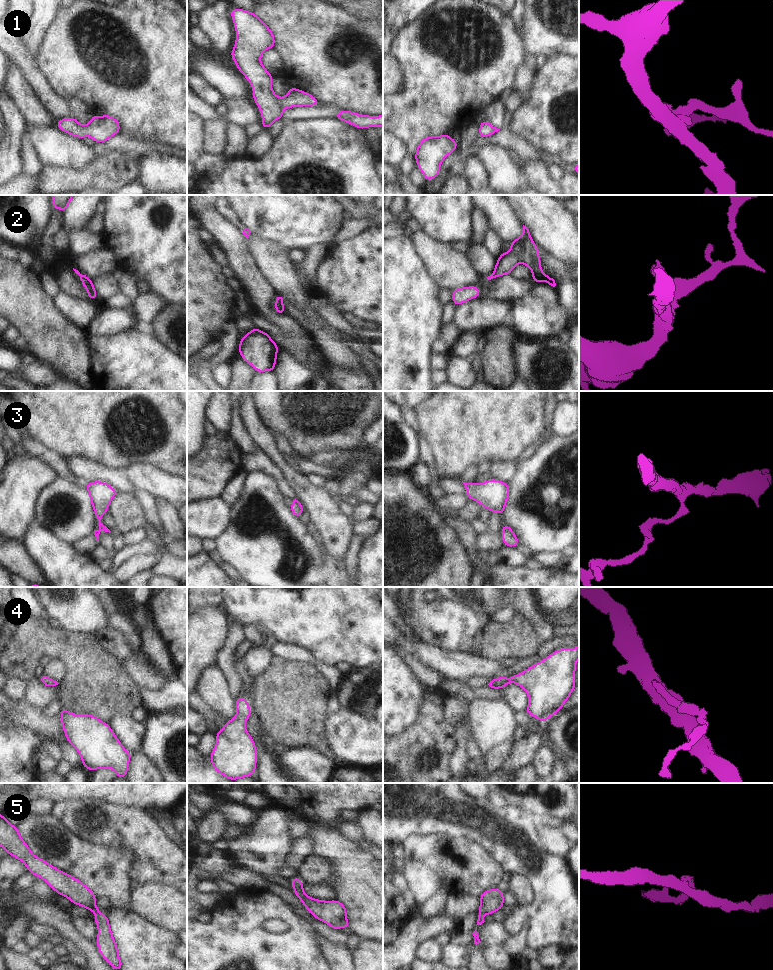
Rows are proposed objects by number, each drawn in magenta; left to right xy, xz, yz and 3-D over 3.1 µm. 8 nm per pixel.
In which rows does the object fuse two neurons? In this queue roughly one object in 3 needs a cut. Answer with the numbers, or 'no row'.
no row

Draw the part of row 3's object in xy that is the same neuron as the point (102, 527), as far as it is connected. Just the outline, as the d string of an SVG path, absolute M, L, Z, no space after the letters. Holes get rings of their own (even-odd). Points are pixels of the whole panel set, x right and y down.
M93 481L86 483L86 489L94 510L99 530L94 530L94 535L99 541L101 531L109 532L110 530L101 522L101 518L105 513L108 513L108 508L112 499L118 492L108 483L103 481Z

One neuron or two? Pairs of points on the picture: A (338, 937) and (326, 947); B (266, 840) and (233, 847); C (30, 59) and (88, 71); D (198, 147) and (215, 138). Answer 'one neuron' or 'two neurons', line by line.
A: two neurons
B: one neuron
C: two neurons
D: two neurons

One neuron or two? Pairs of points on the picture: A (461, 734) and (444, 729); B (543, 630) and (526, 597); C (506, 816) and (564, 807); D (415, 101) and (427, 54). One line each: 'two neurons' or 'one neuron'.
A: two neurons
B: one neuron
C: two neurons
D: one neuron

